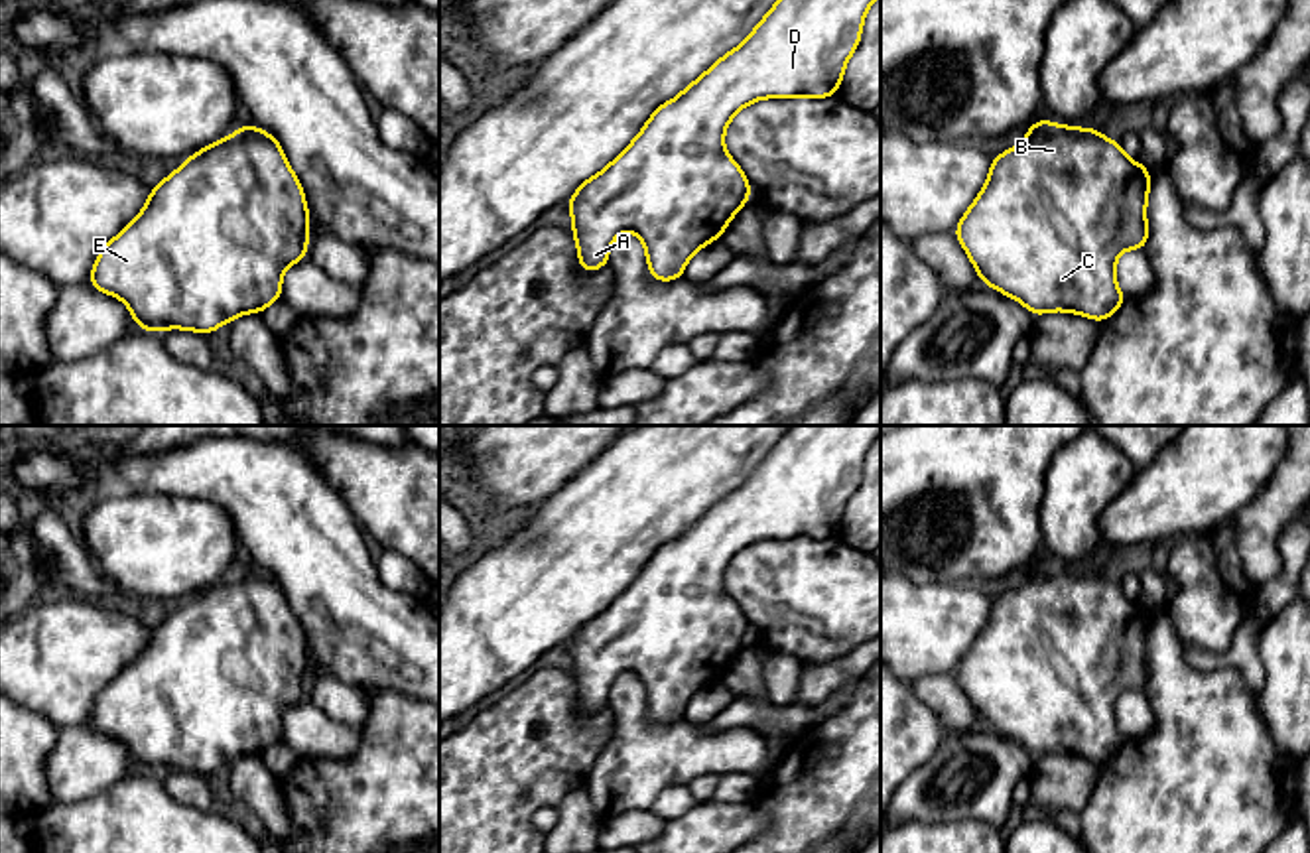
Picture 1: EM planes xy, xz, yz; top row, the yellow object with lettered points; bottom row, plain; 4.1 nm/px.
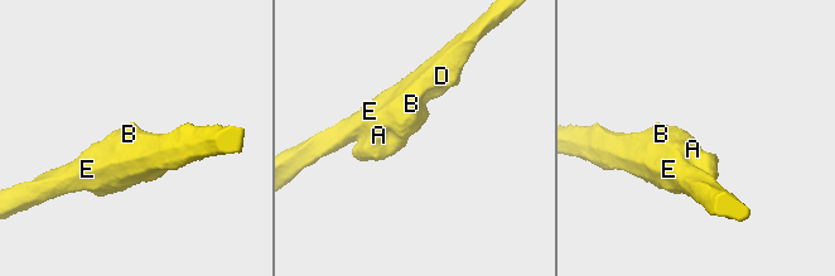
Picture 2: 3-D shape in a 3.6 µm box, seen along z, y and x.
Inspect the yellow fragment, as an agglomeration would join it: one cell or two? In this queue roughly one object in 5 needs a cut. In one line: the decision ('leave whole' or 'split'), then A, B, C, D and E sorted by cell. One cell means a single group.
leave whole; groups A B C D E

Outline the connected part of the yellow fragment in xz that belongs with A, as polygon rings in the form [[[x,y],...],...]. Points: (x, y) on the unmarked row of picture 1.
[[[792,426],[741,487],[717,500],[676,540],[660,546],[638,577],[567,640],[579,709],[595,713],[609,707],[611,686],[621,674],[630,672],[644,684],[648,715],[654,721],[672,723],[684,719],[688,701],[699,689],[721,680],[731,660],[751,640],[747,617],[723,587],[731,559],[760,540],[827,540],[837,536],[845,506],[859,489],[867,451],[879,435],[881,426]]]

